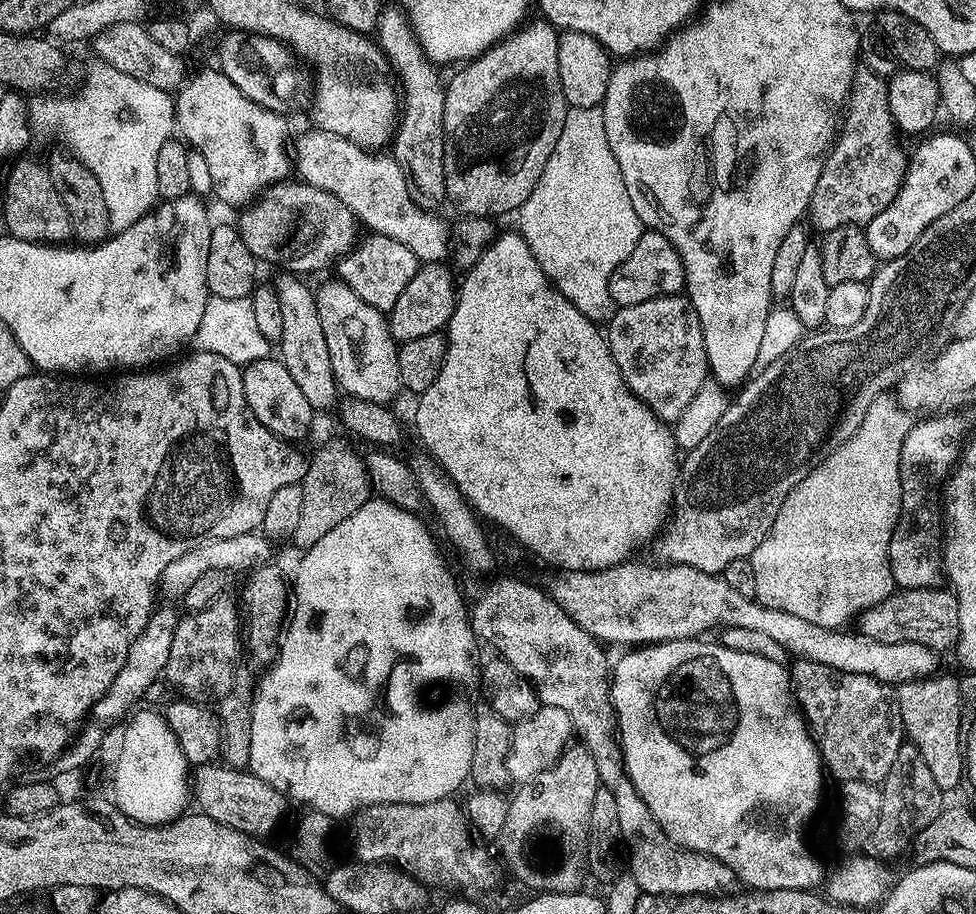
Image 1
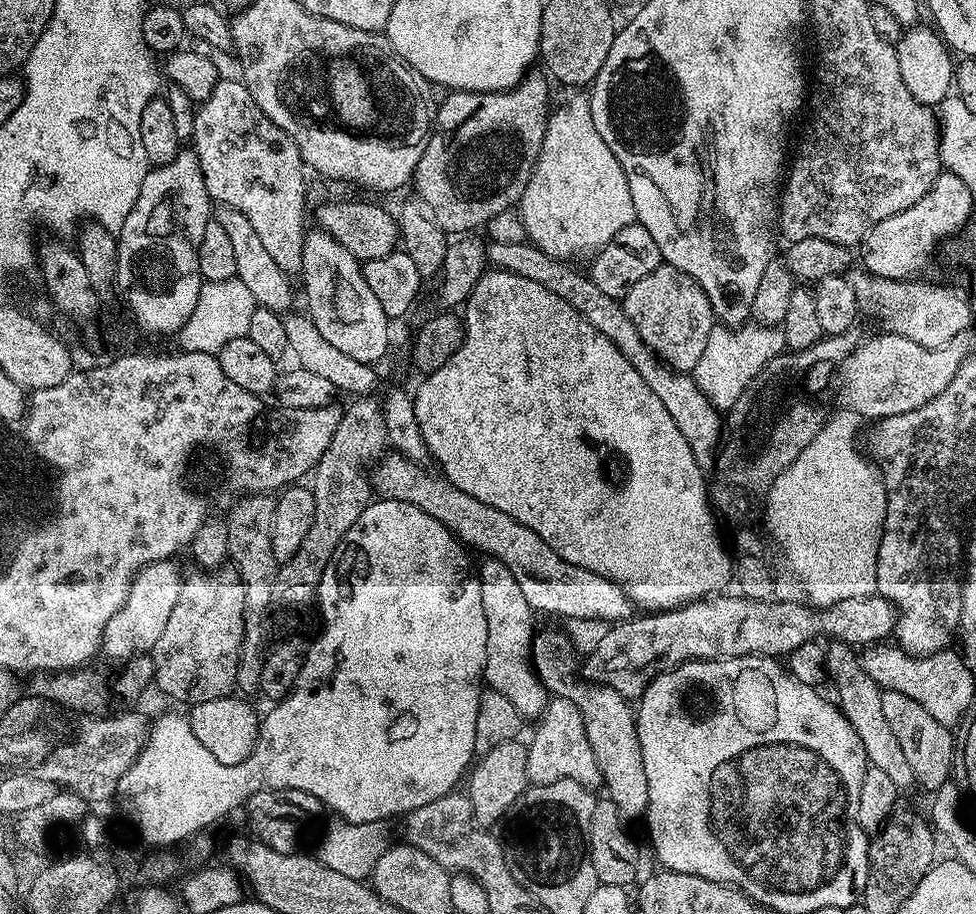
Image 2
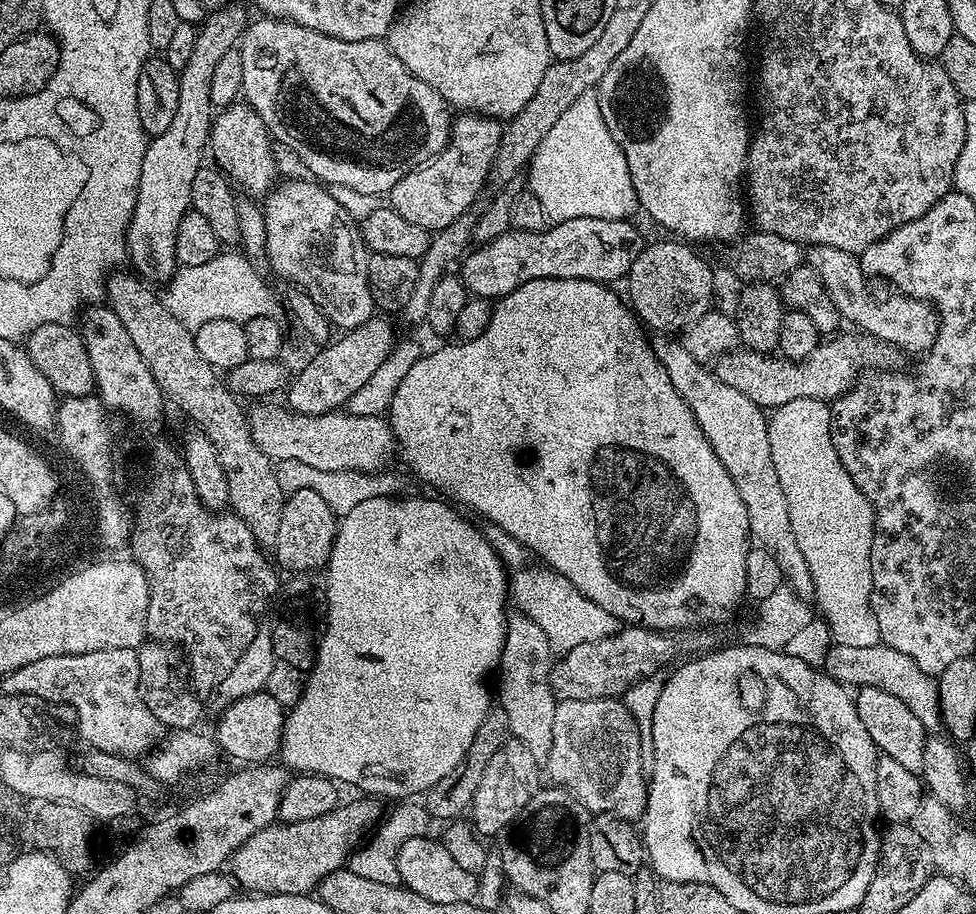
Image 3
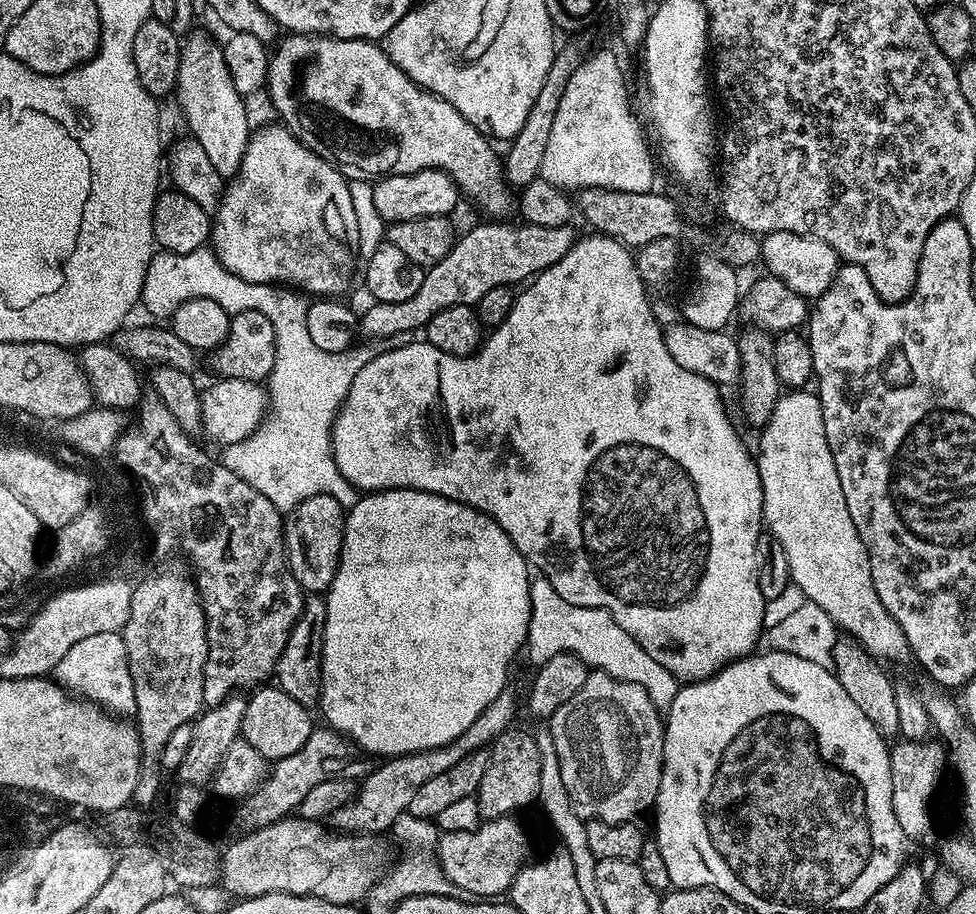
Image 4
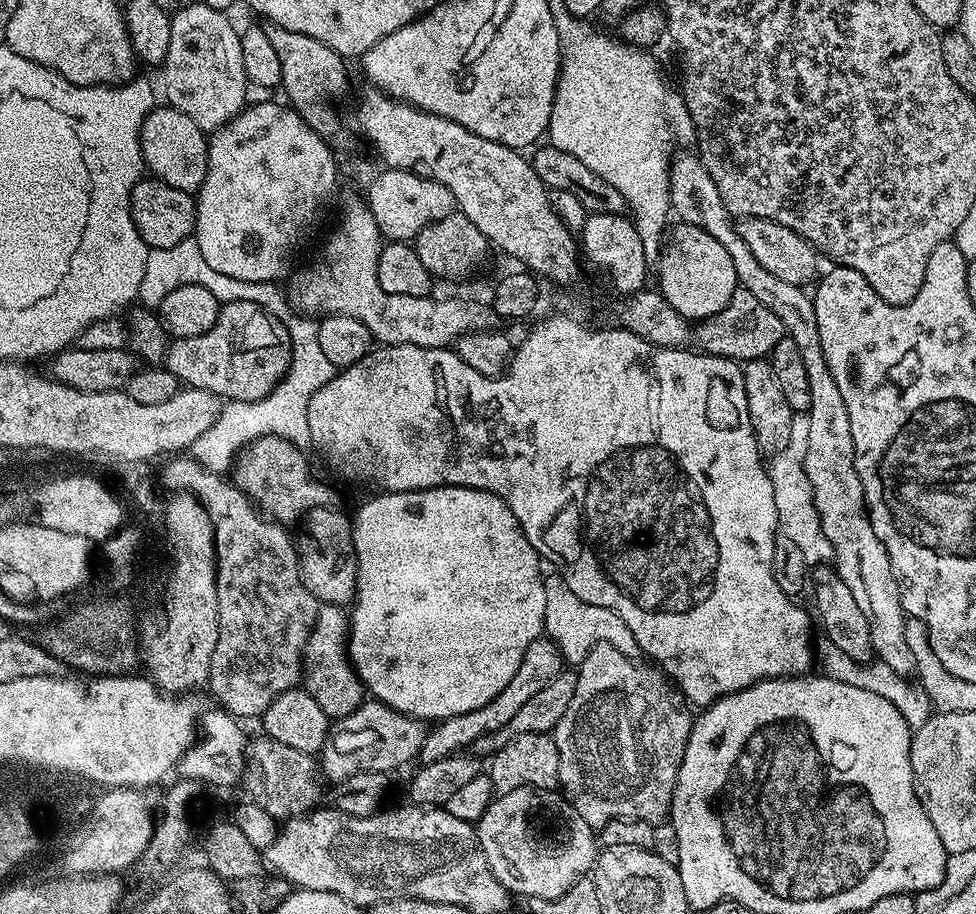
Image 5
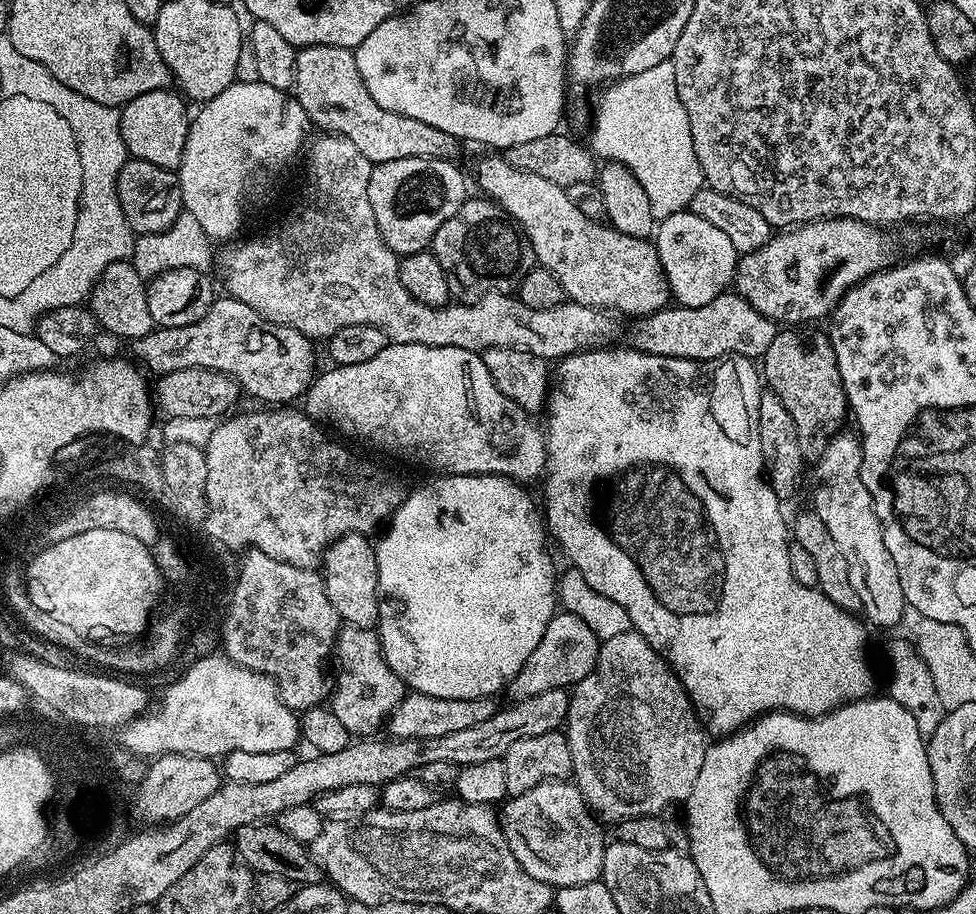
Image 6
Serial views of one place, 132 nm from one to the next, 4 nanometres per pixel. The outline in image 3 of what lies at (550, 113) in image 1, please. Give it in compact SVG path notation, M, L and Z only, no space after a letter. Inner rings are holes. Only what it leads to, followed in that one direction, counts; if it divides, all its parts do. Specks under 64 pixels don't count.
M460 114L452 121L448 144L437 156L406 174L386 193L387 203L406 222L422 226L429 234L450 226L465 215L467 208L480 196L489 183L492 164L498 154L502 124L490 116Z

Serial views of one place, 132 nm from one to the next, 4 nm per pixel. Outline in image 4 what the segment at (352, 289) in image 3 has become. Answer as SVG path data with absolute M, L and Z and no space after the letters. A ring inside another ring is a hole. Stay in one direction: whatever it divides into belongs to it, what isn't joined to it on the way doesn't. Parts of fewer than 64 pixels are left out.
M279 123L270 124L260 131L251 133L246 154L242 158L242 166L237 175L231 177L230 183L225 187L220 204L217 206L212 222L212 235L210 237L210 247L215 252L220 264L226 270L238 274L246 282L255 284L275 284L277 286L291 286L296 290L303 290L305 293L313 292L316 298L336 298L339 292L344 292L352 284L352 275L357 275L358 264L356 268L356 255L360 252L360 224L356 221L356 200L352 197L349 181L344 179L343 174L330 162L326 162L318 154L314 154L306 146L294 138L287 128Z

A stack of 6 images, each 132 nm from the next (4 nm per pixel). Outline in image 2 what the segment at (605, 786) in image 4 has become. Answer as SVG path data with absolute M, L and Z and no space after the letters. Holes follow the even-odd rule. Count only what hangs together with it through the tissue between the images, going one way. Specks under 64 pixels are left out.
M559 698L549 699L543 714L535 721L532 741L527 741L526 774L529 785L549 784L559 780L573 780L592 790L601 783L598 762L586 738L586 726L578 706Z

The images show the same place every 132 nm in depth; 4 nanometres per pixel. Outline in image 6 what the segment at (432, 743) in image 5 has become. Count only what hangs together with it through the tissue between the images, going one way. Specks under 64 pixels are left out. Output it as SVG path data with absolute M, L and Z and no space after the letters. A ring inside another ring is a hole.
M565 610L557 611L546 626L546 634L542 634L542 642L538 642L538 646L534 646L534 654L530 654L530 658L526 658L522 670L518 670L518 674L508 684L507 695L512 695L511 699L518 701L534 698L534 694L542 694L542 690L571 689L573 686L580 684L582 678L586 678L586 674L595 671L601 643L602 640L596 636L594 630L582 618Z

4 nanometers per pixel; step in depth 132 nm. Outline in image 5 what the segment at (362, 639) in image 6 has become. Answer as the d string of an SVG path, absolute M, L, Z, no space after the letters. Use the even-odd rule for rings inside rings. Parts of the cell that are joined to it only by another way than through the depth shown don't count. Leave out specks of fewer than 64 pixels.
M321 604L316 625L304 647L302 687L333 721L348 716L366 700L366 689L348 659L349 631L350 616L341 605Z

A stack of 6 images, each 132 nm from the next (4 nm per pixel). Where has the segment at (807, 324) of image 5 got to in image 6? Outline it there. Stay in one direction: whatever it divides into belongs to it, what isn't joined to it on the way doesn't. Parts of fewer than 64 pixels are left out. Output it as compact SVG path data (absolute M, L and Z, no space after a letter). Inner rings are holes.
M844 430L836 435L814 461L813 468L816 469L812 476L816 481L812 484L810 508L822 518L826 530L830 530L834 543L846 558L850 586L854 586L858 594L863 615L868 615L867 623L892 628L906 613L902 578L898 578L898 566L894 566L890 550L886 550L886 538L882 538L882 526L870 490L866 490L866 482L862 482L863 457L860 441L853 433L851 436L848 430Z

